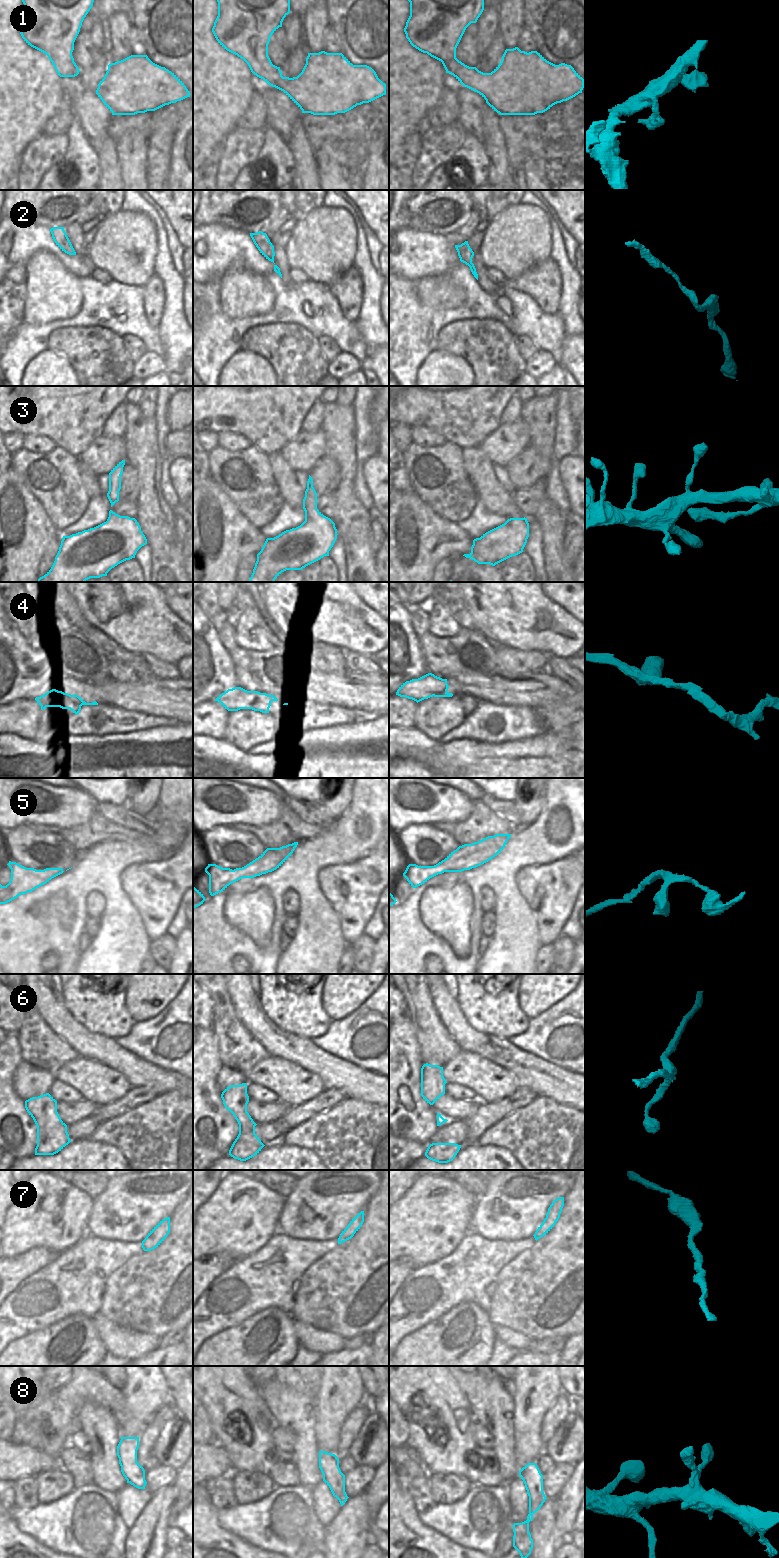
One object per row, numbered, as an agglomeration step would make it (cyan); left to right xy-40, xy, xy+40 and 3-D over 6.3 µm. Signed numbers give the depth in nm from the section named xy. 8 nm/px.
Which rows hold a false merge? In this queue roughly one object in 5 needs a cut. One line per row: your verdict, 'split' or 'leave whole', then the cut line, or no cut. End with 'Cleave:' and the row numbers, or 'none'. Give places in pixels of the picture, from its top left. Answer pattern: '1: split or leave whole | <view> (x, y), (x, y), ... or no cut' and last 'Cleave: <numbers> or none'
1: leave whole | no cut
2: leave whole | no cut
3: leave whole | no cut
4: leave whole | no cut
5: leave whole | no cut
6: leave whole | no cut
7: leave whole | no cut
8: leave whole | no cut
Cleave: none

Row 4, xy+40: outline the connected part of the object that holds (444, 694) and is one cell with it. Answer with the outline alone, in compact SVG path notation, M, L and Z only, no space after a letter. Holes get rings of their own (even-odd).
M428 673L418 679L412 679L403 683L396 692L400 697L412 699L417 703L430 697L452 697L448 693L447 679L442 679L432 673Z

